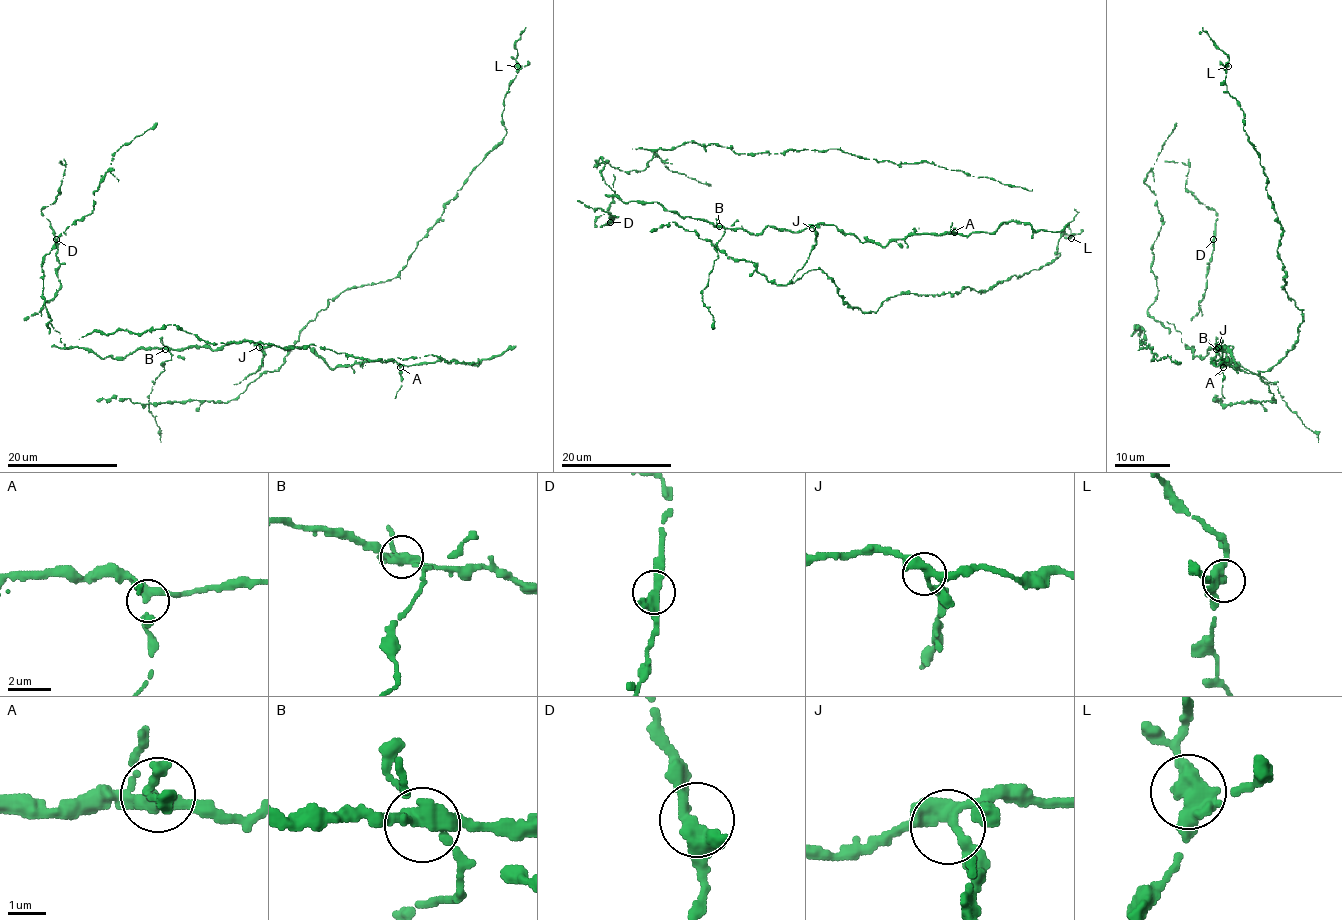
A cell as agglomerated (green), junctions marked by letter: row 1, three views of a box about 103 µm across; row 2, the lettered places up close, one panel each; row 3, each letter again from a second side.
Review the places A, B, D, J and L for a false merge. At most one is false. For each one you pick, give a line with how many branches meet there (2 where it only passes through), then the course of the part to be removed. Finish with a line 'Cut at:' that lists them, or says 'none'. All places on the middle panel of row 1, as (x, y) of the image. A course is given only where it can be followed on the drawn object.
B: 4 branches meet; foreign part runs (719, 225), (724, 233), (717, 244), (717, 258), (702, 290), (702, 301), (713, 316), (714, 327)
Cut at: B

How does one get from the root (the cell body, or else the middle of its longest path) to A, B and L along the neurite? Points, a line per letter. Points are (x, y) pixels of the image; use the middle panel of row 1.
A: (860, 240), (878, 242), (885, 246), (911, 235), (954, 232)
B: (860, 240), (830, 224), (815, 224), (796, 232), (768, 225), (756, 235), (719, 225)
L: (860, 240), (816, 224), (801, 269), (875, 312), (900, 293), (986, 291), (1071, 238)

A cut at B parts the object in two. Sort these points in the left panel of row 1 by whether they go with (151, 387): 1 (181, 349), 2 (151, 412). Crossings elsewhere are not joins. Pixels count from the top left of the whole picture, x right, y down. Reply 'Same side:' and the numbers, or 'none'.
Same side: 2

